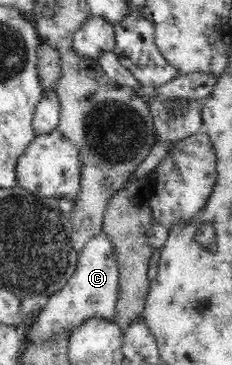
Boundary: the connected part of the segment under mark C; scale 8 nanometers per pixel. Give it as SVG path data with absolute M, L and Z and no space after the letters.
M102 230L98 236L90 239L80 252L76 272L64 287L50 296L48 304L28 327L25 337L29 341L45 341L58 333L68 333L69 336L73 328L94 316L114 322L118 308L119 278L120 268L114 244Z

